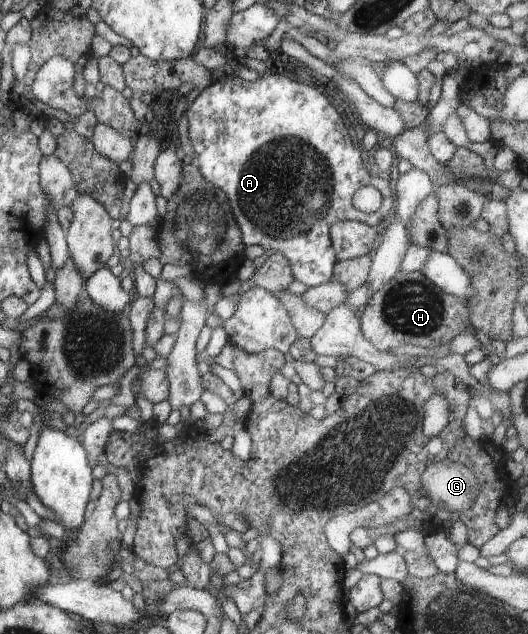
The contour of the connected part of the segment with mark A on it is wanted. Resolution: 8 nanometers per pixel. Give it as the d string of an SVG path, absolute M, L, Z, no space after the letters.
M269 72L265 76L260 76L256 81L245 81L241 78L228 79L225 81L212 81L206 88L200 91L198 97L190 104L186 110L186 118L189 124L189 139L195 152L196 163L199 164L202 176L213 185L217 185L219 189L226 192L230 204L232 204L233 215L237 219L237 223L241 225L241 232L244 236L246 245L259 244L267 253L280 253L288 259L292 276L306 284L309 289L323 285L332 280L333 270L338 263L336 249L333 247L332 237L329 230L334 223L338 221L353 220L361 223L369 224L371 227L380 226L380 220L386 218L386 214L390 212L392 206L382 204L380 209L375 213L365 213L354 207L352 204L352 196L359 188L363 186L374 186L376 190L380 190L384 198L392 194L388 181L380 178L372 178L364 166L364 158L358 146L352 144L346 126L342 126L340 122L340 114L336 112L336 108L316 90L316 88L308 88L303 83L294 82L283 74Z

